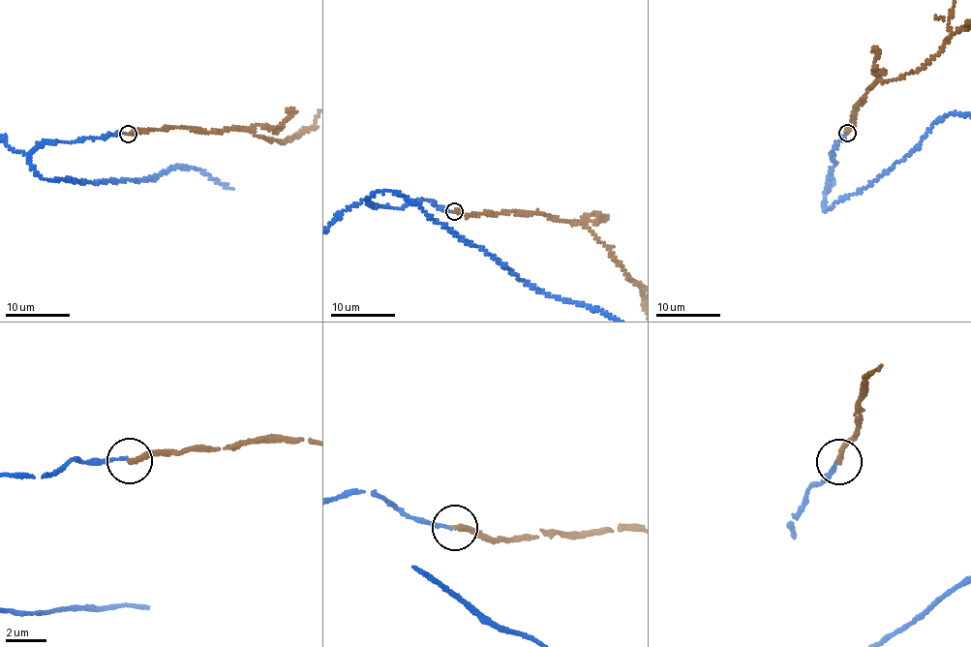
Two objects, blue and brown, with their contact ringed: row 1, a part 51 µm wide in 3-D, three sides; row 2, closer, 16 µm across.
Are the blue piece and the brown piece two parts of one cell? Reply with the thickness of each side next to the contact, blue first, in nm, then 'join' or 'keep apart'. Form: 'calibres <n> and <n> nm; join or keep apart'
calibres 160 and 280 nm; keep apart

